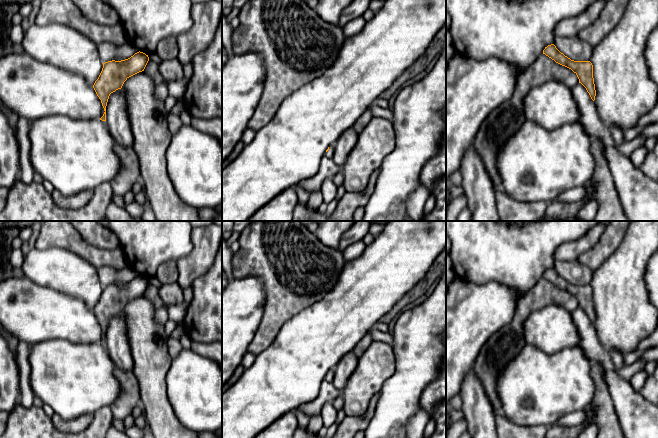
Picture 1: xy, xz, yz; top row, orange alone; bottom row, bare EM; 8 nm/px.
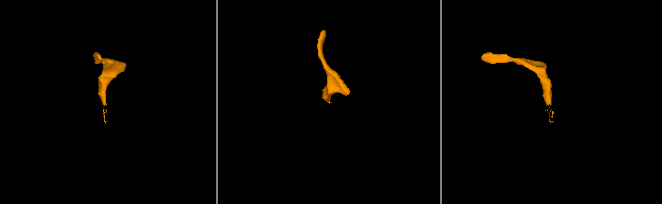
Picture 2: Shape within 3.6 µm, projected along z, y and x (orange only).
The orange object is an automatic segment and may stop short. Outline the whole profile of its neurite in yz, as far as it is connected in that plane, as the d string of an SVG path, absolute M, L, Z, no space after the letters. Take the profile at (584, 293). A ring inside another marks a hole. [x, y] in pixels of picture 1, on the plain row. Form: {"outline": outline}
{"outline": "M554 268L545 271L543 277L521 299L560 301L561 307L569 312L581 307L591 323L595 324L596 314L592 287L571 284L561 277Z"}

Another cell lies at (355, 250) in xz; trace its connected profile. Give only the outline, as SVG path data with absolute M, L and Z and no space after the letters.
M362 240L350 244L342 251L343 257L345 258L346 261L358 258L362 255L366 246L367 245Z

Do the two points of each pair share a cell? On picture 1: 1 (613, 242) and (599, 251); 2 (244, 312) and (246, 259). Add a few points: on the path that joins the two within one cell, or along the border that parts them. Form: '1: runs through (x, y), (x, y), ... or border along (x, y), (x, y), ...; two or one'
1: runs through (610, 242), (602, 248); one
2: border along (234, 277), (258, 276), (265, 290); two

